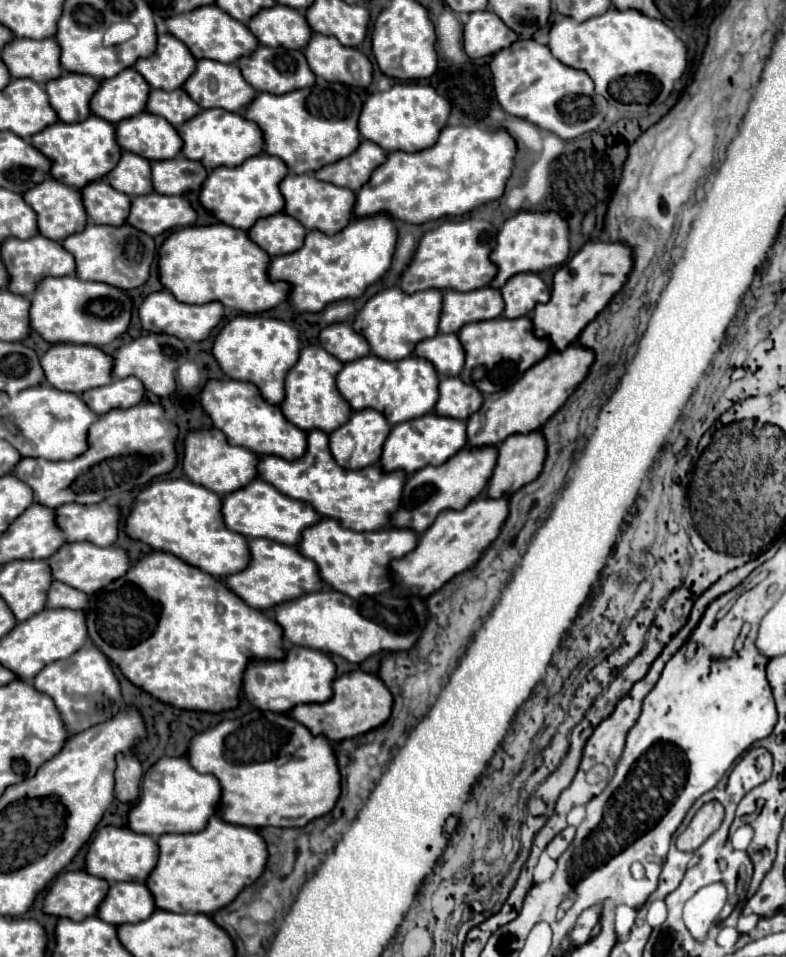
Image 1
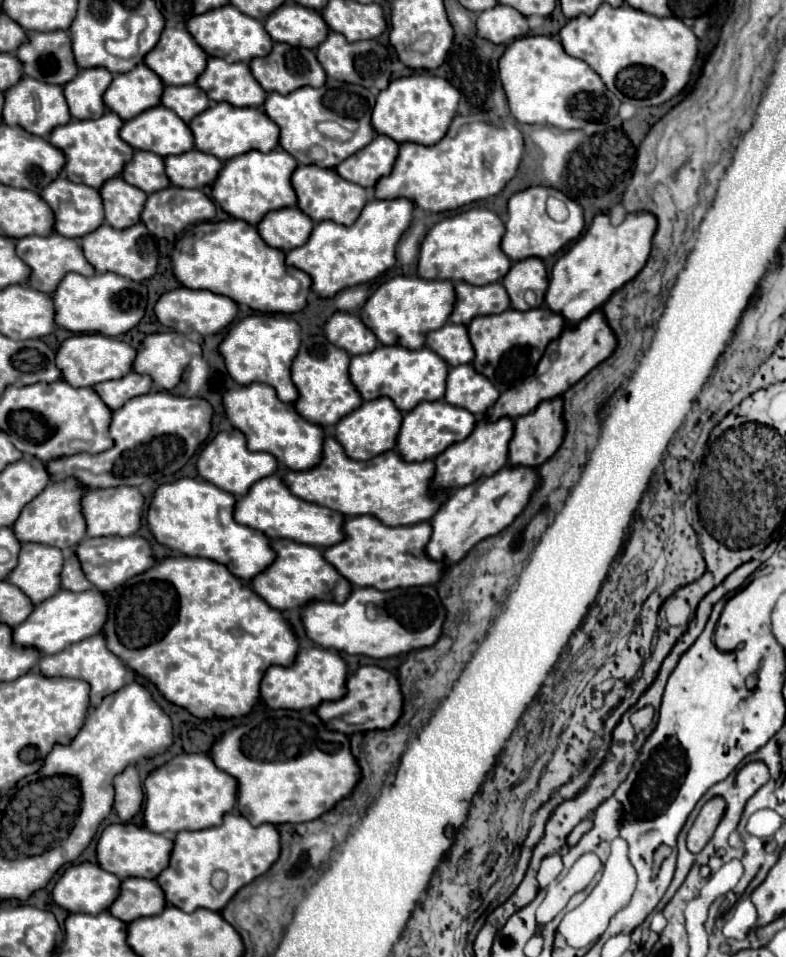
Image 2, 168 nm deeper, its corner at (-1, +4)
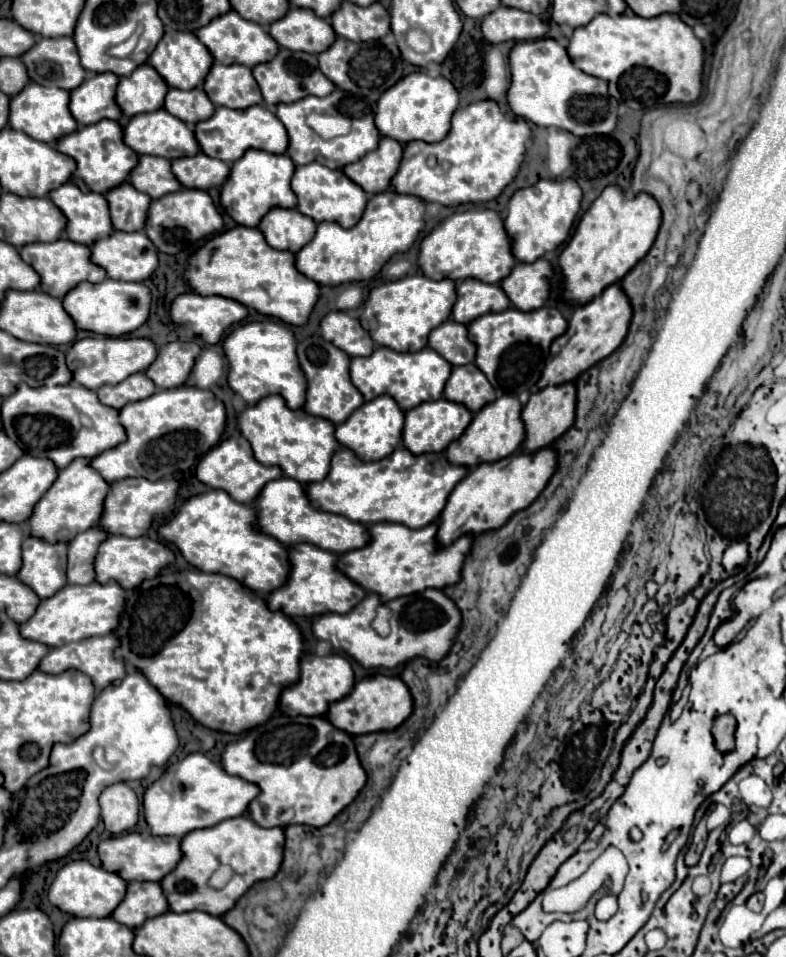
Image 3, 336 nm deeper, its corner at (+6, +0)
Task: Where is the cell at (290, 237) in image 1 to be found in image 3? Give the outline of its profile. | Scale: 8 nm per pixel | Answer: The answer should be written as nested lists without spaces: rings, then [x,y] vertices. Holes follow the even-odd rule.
[[[272,208],[262,218],[258,230],[264,234],[266,242],[272,248],[296,254],[312,240],[316,232],[316,222],[300,214],[296,208]]]

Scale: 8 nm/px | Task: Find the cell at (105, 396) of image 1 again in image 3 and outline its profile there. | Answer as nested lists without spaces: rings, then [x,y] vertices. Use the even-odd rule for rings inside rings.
[[[142,372],[128,376],[124,382],[116,384],[116,386],[106,384],[96,390],[100,402],[110,408],[116,408],[116,410],[120,410],[128,402],[144,400],[146,396],[152,396],[154,392],[156,392],[156,386]]]

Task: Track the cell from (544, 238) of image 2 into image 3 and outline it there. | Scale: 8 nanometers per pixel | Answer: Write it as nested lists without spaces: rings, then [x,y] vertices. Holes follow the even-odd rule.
[[[540,180],[534,186],[514,192],[508,202],[508,216],[504,220],[506,234],[510,238],[512,256],[518,262],[534,262],[550,250],[556,250],[570,236],[570,230],[580,210],[582,190],[574,180]]]

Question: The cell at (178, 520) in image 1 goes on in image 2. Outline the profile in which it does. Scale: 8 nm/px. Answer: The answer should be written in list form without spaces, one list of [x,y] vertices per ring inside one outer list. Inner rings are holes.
[[[181,478],[173,484],[163,484],[157,488],[147,512],[149,530],[157,542],[179,550],[185,556],[215,560],[227,566],[237,578],[251,582],[257,574],[273,564],[277,554],[271,548],[271,540],[263,532],[235,522],[235,502],[237,498],[231,492],[225,492],[211,482]]]

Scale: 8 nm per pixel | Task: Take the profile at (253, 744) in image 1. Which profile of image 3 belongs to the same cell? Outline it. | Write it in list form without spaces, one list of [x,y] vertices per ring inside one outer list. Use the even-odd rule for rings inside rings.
[[[276,712],[268,722],[226,744],[220,764],[228,774],[260,788],[246,814],[262,828],[280,826],[280,814],[286,810],[294,810],[292,824],[326,826],[366,784],[366,772],[358,762],[352,736],[334,728],[322,716],[286,716]]]

